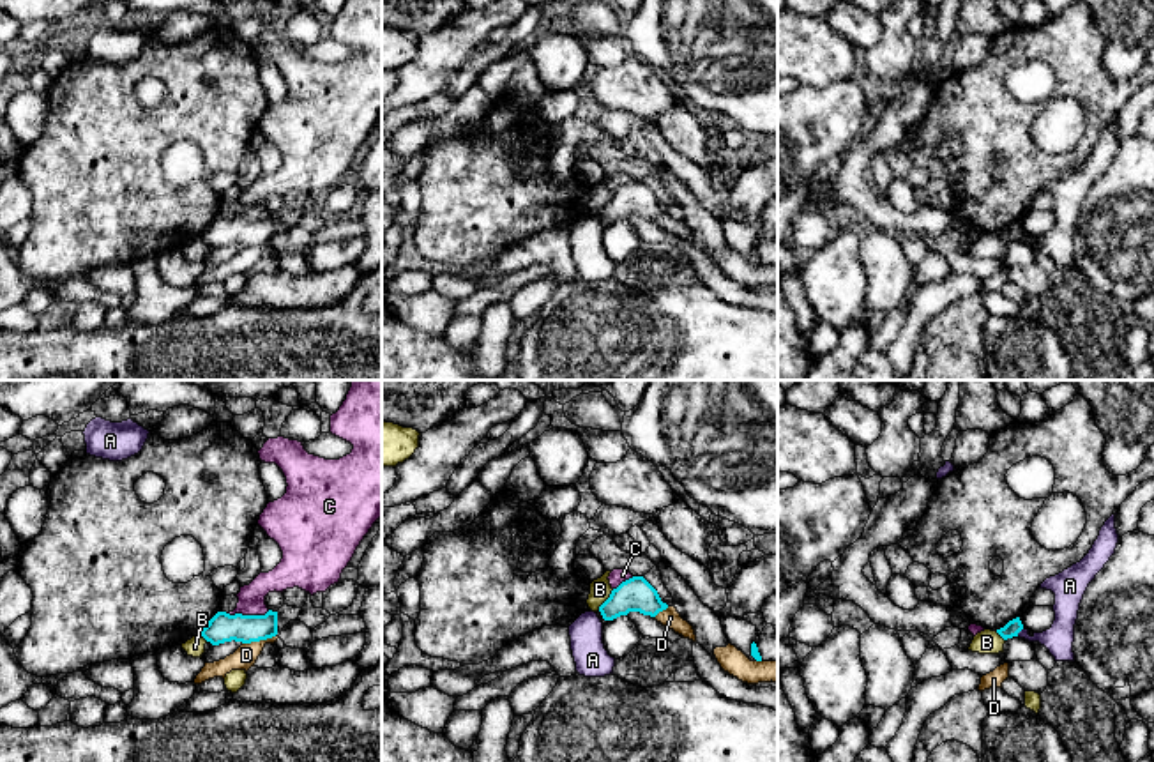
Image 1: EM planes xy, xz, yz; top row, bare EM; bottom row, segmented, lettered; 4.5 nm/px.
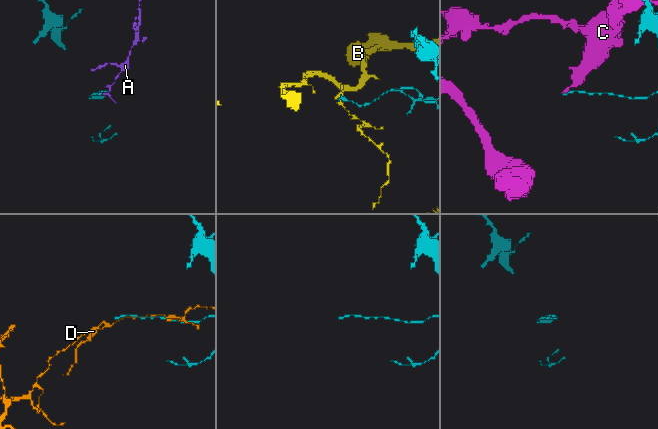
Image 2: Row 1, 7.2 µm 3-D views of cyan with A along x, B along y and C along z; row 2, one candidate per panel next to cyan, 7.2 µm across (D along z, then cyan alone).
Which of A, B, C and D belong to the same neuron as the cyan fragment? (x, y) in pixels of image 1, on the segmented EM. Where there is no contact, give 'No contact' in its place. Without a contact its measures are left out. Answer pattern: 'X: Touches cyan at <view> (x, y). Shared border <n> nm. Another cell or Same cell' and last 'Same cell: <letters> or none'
A: Touches cyan at yz (1020, 630). Shared border 50 nm. Another cell
B: Touches cyan at xz (607, 600). Shared border 120 nm. Another cell
C: Touches cyan at xy (248, 616). Shared border 190 nm. Another cell
D: Touches cyan at xy (258, 640). Shared border 160 nm. Another cell
Same cell: none

